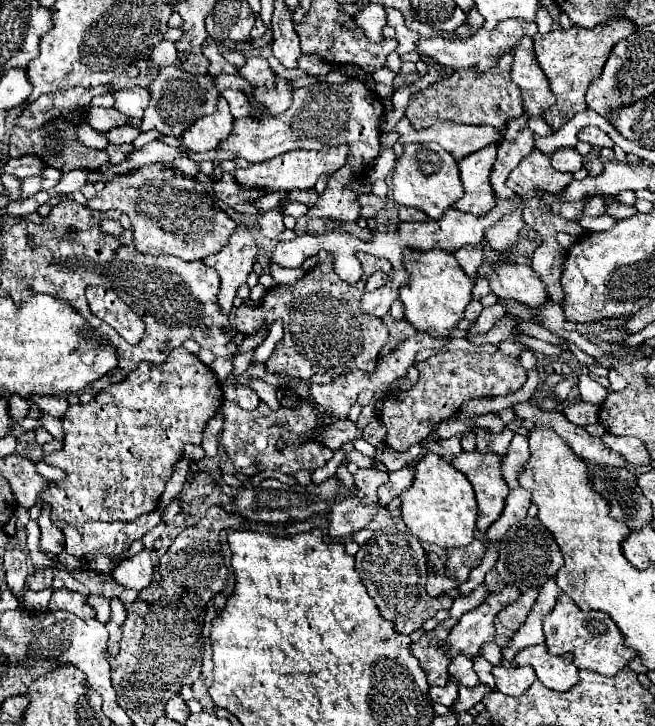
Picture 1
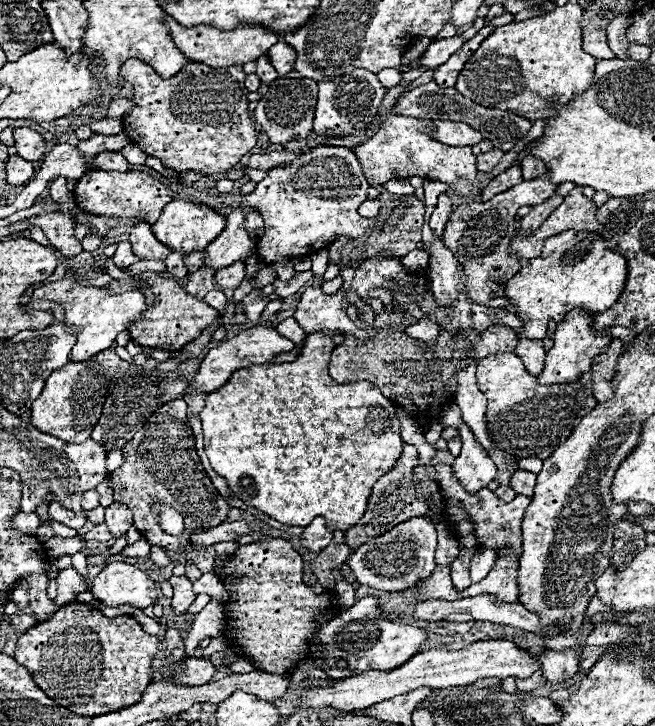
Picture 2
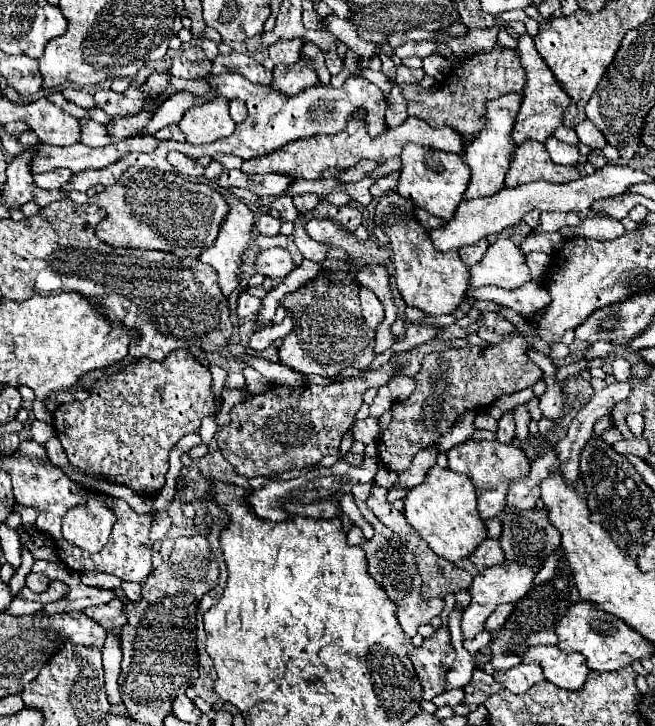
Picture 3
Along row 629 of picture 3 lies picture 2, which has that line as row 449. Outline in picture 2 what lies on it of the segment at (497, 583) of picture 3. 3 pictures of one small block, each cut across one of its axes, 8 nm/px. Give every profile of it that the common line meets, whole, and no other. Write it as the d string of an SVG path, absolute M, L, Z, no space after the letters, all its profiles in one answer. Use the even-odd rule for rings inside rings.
M466 424L460 426L460 440L462 440L462 452L454 460L456 478L462 480L462 486L466 486L466 490L470 492L486 488L488 482L492 482L496 476L496 466L492 458L474 440L474 434Z

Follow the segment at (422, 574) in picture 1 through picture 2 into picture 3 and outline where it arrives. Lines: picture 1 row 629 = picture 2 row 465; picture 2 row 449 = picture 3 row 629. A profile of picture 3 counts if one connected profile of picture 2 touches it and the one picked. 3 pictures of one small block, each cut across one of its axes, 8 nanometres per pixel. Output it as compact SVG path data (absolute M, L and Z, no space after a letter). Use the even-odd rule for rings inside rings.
M358 484L354 486L352 494L354 494L354 502L356 506L360 508L360 512L364 514L364 518L372 524L374 528L374 536L370 540L366 540L360 548L366 552L366 558L368 558L368 566L370 566L370 574L374 580L382 582L386 586L386 592L388 596L396 602L396 616L398 616L398 622L402 626L402 630L412 638L416 634L416 628L422 626L422 624L428 624L434 616L438 616L442 612L442 606L444 606L444 600L442 598L432 598L432 600L424 600L420 596L420 586L422 586L422 580L418 578L418 570L414 566L414 556L406 550L404 542L392 532L388 530L386 526L382 526L374 514L368 510L366 506L366 500L370 496L370 484Z

